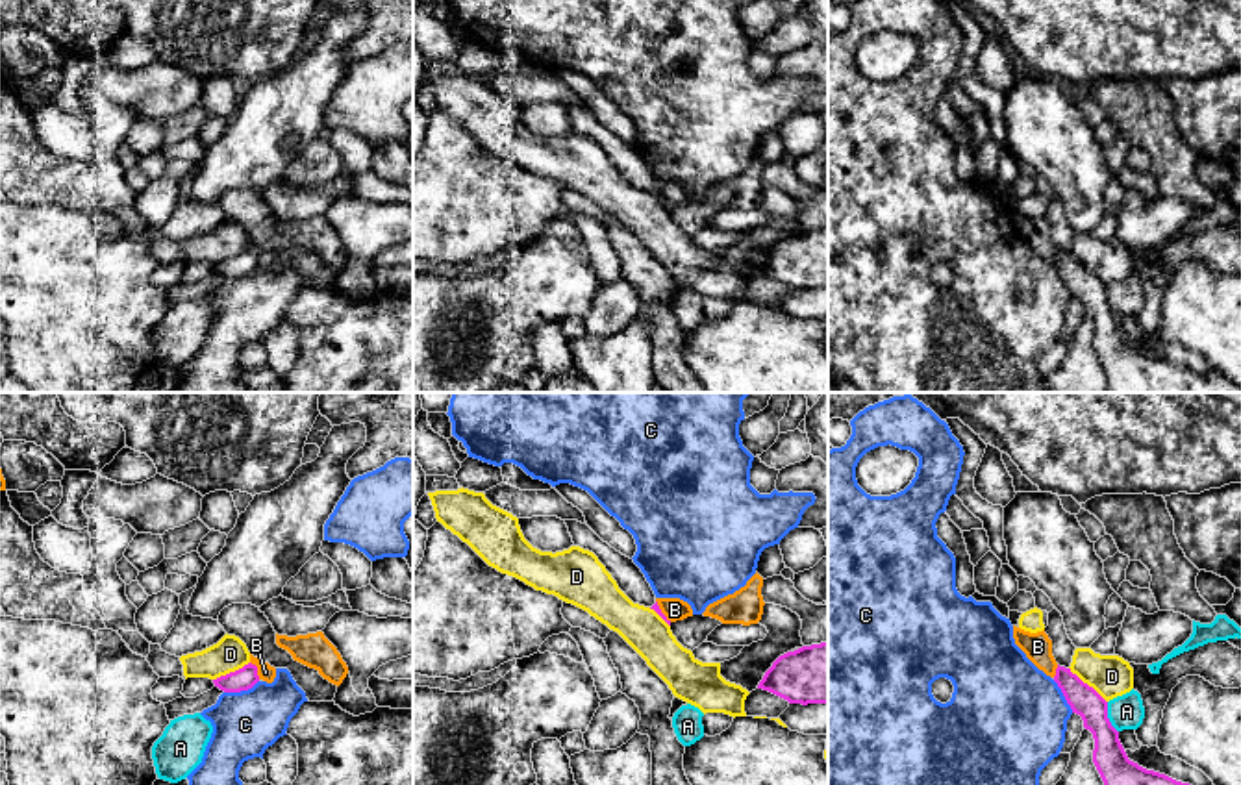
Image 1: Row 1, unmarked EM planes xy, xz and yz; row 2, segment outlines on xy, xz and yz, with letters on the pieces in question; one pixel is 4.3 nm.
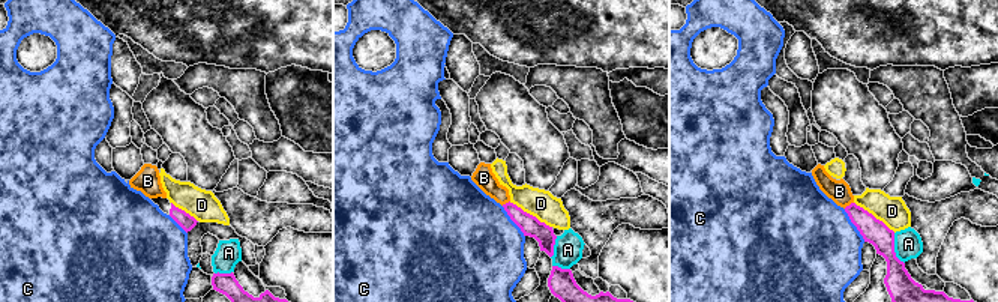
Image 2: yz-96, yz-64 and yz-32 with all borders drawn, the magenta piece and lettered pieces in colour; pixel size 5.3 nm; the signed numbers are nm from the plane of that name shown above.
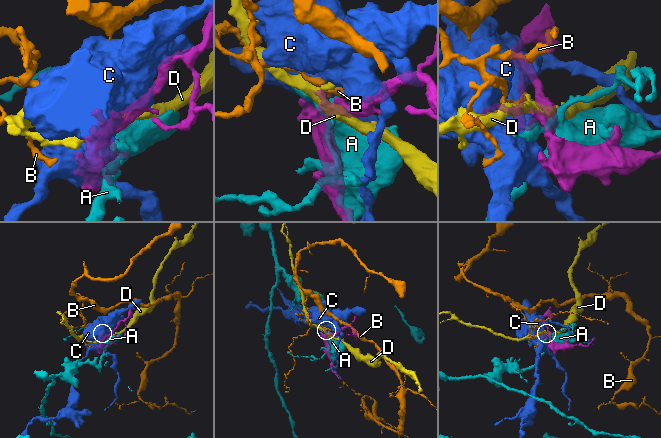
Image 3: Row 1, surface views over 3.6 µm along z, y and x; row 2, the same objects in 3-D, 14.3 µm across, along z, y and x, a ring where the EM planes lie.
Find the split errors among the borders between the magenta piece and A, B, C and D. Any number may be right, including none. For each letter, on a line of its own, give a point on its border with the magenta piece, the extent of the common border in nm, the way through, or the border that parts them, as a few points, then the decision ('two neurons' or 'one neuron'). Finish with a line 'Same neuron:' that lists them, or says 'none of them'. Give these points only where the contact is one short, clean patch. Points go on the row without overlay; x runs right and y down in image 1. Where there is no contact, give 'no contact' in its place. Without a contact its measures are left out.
A: meets magenta in yz at (1106, 302); contact 140 nm long; two neurons
B: meets magenta in xy at (256, 256); contact 90 nm long; border along xy (250, 247), (260, 263); two neurons
C: meets magenta in xy at (241, 274); contact 160 nm long; two neurons
D: meets magenta in yz at (1086, 269); contact 220 nm long; two neurons
Same neuron: none of them

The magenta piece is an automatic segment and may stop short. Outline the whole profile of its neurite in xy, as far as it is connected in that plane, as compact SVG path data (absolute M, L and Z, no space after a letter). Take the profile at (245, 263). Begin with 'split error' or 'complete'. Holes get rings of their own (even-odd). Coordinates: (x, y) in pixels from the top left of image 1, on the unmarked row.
complete; M248 248L243 254L213 265L215 272L224 278L241 278L252 274L259 267L257 252Z

